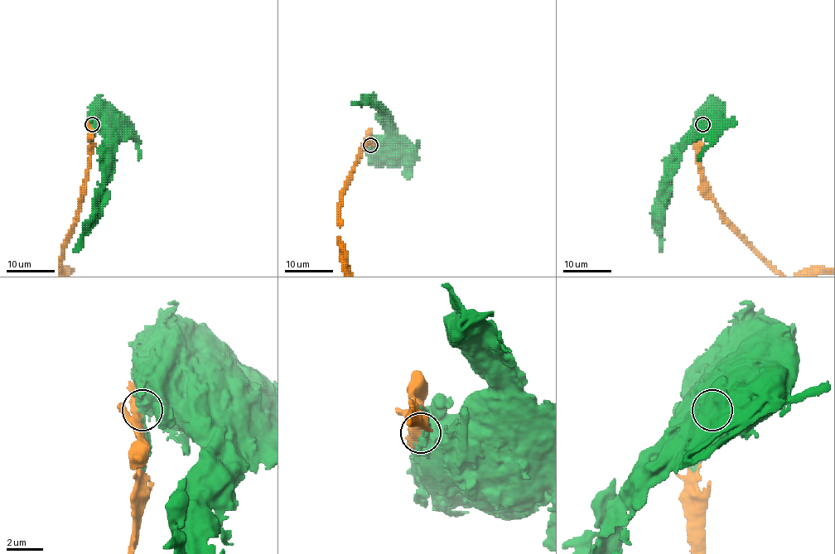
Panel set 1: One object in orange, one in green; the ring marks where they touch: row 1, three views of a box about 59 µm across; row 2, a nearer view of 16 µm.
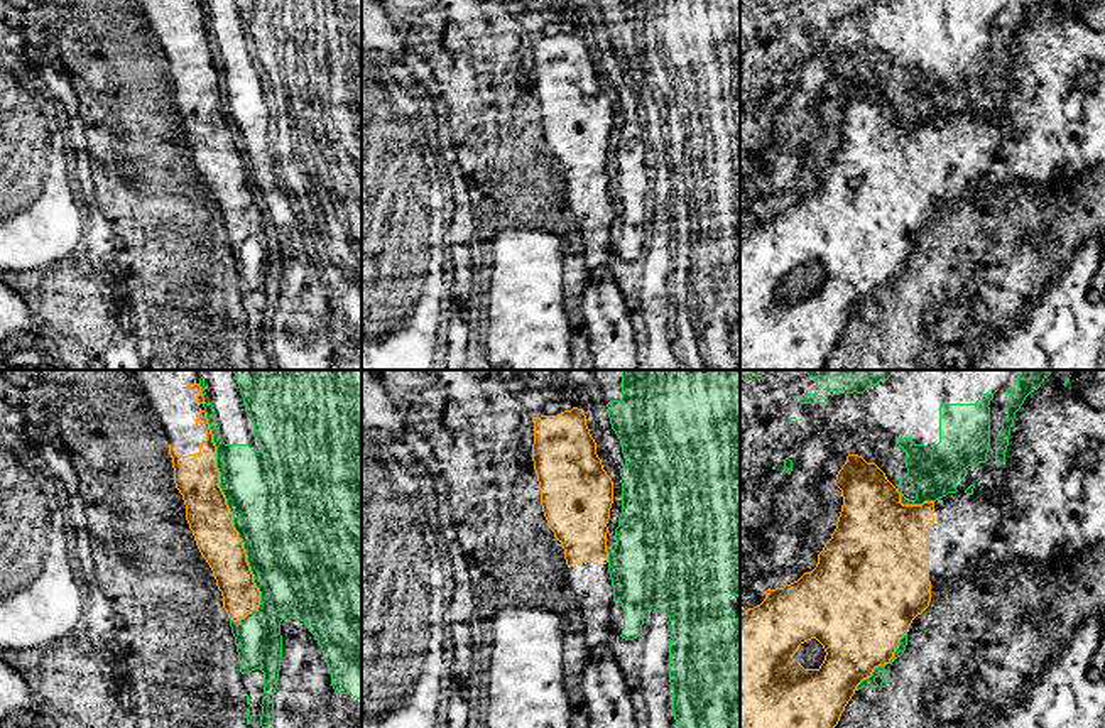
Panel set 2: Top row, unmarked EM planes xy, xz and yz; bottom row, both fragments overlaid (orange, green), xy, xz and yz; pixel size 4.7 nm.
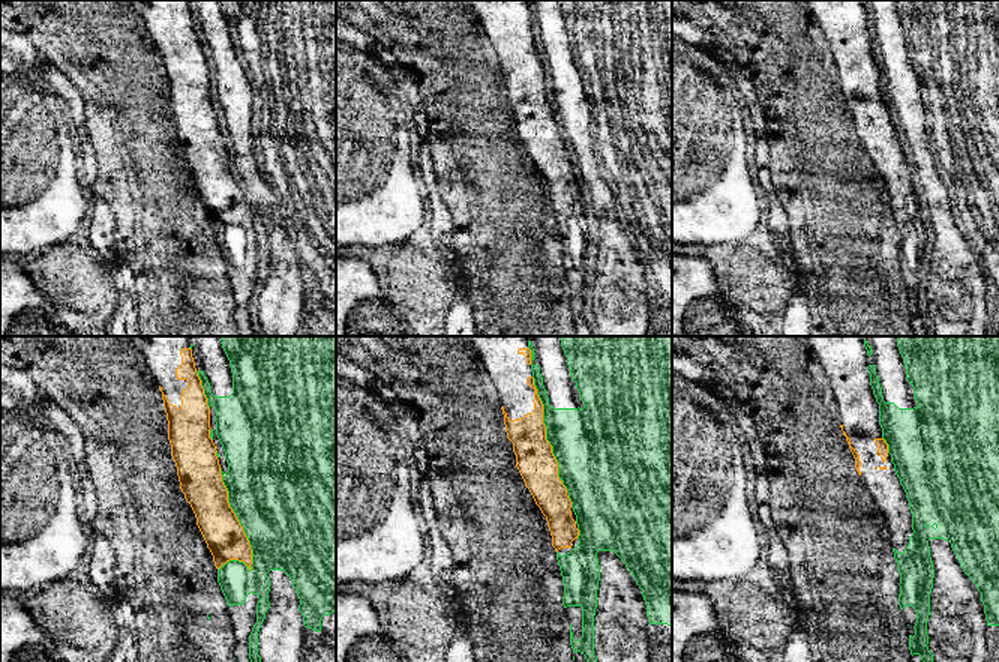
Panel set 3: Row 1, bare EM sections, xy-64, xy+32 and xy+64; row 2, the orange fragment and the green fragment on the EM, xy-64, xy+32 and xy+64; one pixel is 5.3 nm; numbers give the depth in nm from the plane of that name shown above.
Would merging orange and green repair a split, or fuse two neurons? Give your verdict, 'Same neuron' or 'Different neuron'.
Different neuron

